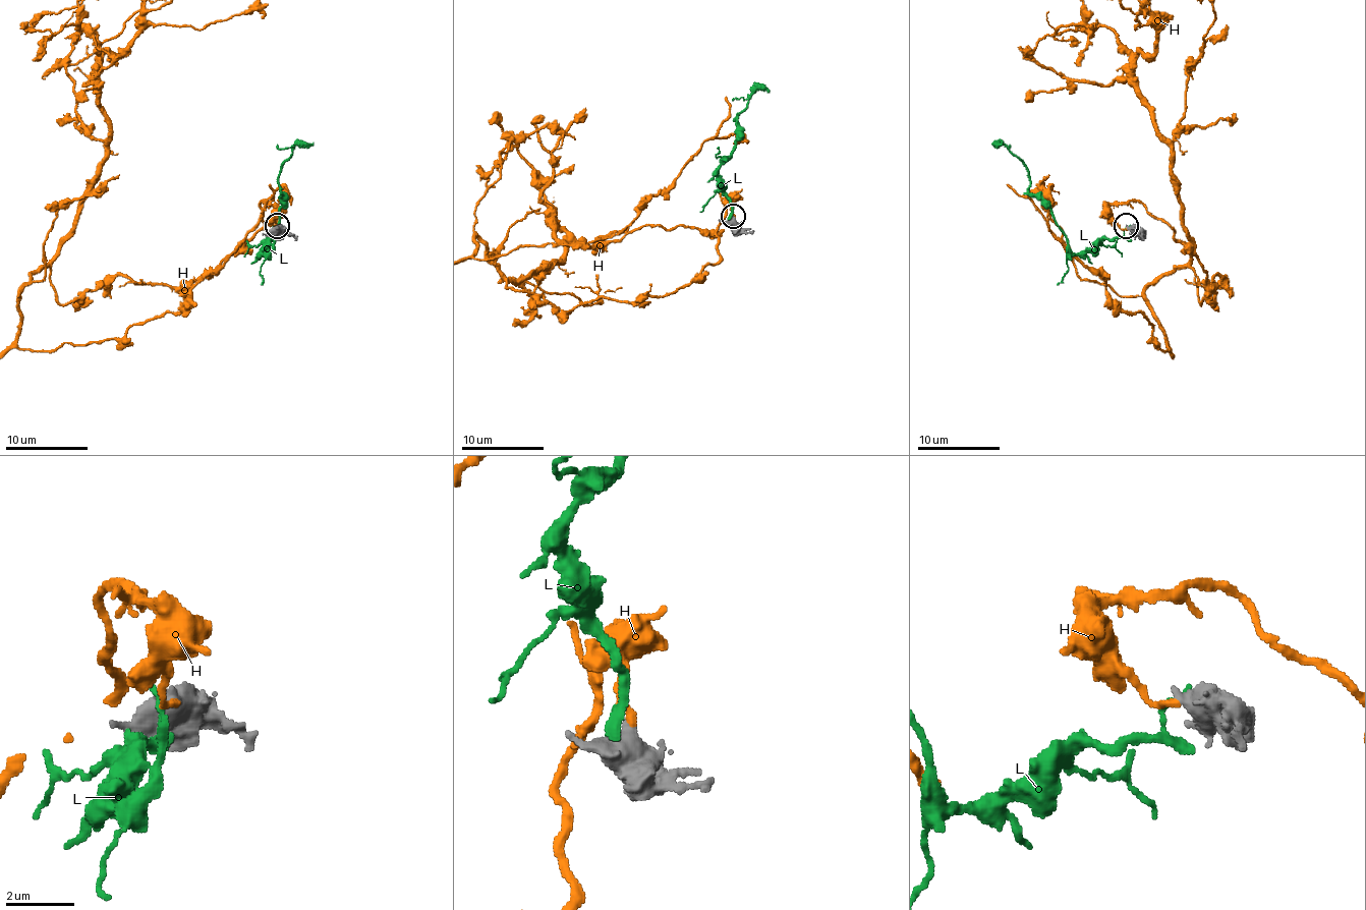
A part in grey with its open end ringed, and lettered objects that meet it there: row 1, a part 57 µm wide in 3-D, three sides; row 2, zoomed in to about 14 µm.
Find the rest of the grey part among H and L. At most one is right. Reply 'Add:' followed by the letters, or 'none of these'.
Add: none of these

